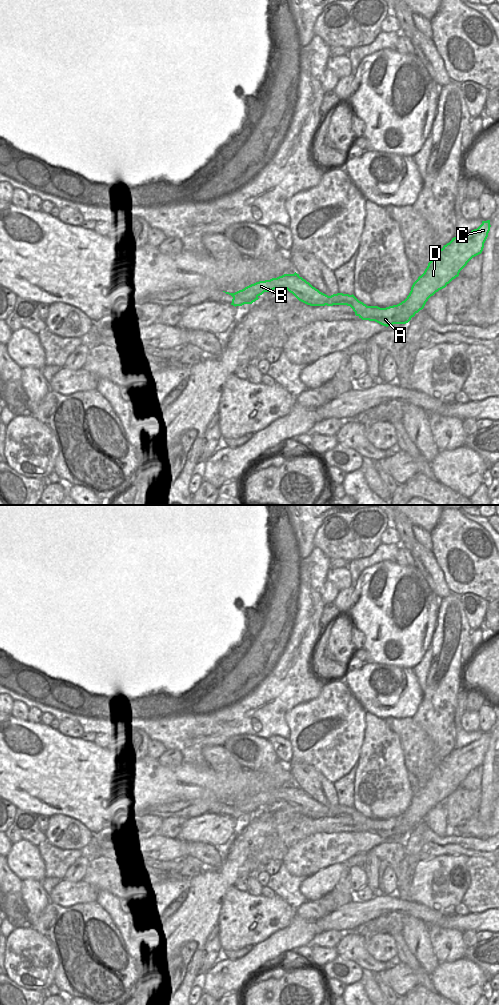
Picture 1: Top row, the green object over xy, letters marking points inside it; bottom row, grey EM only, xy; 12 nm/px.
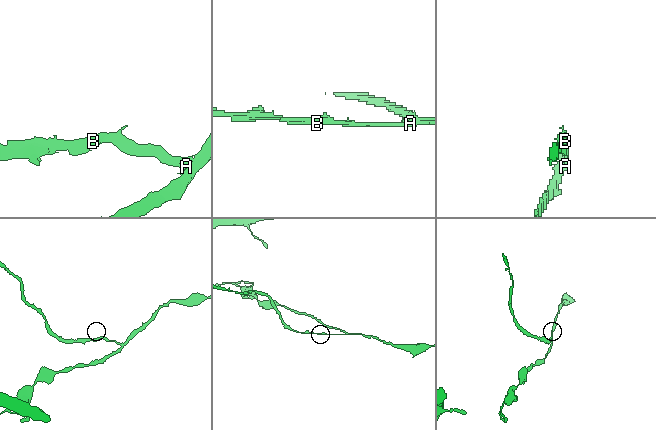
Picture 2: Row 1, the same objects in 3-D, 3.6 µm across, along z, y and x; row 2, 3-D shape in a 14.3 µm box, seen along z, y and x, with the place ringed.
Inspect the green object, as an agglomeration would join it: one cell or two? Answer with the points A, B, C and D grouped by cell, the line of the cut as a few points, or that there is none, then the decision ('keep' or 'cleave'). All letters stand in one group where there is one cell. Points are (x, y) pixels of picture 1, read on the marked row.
groups A C D / B; cut xy (367, 306), (361, 318); cleave

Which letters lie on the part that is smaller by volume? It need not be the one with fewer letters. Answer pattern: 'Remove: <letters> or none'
Remove: B

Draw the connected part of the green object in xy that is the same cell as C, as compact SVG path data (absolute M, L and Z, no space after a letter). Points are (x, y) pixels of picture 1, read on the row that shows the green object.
M490 220L482 221L482 224L477 229L463 236L452 238L452 240L444 245L437 255L431 259L424 273L413 283L411 291L404 301L386 308L367 306L367 310L362 314L361 319L375 321L386 327L393 324L408 323L416 313L424 308L431 296L445 288L453 279L459 276L460 271L473 257L482 253L490 227Z

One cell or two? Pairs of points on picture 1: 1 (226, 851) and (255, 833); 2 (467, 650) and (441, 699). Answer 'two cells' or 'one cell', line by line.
1: one cell
2: two cells

